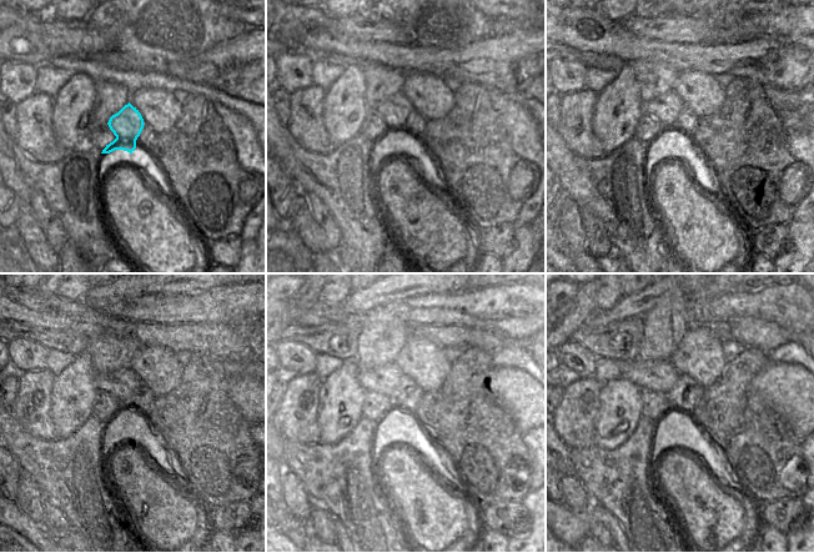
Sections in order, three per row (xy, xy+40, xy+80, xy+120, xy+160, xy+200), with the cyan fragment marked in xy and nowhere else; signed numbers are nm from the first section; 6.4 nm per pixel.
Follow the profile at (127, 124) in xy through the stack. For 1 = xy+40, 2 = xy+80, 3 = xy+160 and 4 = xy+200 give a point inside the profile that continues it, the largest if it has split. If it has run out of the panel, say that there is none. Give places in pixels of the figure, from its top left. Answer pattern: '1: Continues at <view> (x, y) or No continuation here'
1: Continues at xy+40 (403, 122)
2: Continues at xy+80 (677, 144)
3: Continues at xy+160 (397, 428)
4: Continues at xy+200 (676, 430).

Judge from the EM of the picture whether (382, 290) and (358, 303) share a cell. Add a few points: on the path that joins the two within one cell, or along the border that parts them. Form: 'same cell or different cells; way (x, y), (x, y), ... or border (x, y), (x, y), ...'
same cell; way (376, 295), (365, 300)

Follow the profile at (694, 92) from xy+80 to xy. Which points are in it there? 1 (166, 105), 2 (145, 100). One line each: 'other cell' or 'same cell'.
1: same cell
2: same cell

